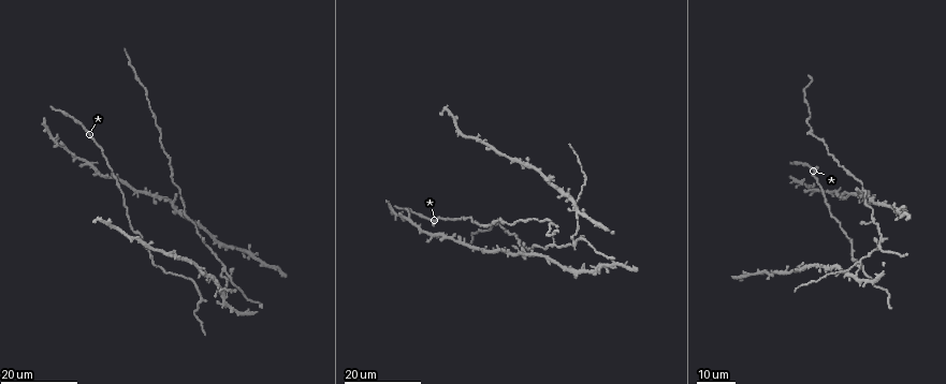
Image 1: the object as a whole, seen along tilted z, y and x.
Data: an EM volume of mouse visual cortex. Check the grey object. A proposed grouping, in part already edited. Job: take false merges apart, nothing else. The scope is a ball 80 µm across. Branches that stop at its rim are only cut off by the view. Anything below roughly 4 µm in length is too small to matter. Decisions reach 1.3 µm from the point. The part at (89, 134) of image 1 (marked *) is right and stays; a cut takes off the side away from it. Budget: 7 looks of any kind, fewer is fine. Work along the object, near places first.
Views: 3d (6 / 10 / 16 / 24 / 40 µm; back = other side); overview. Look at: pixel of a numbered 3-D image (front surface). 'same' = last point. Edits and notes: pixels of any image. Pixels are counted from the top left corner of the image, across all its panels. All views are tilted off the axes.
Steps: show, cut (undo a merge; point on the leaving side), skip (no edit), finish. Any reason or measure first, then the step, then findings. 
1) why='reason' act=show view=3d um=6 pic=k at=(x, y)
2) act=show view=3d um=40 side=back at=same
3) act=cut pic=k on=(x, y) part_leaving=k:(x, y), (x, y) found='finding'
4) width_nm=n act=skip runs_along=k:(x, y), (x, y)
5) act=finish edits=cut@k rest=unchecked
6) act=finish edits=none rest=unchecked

why='side arm on a straight run' act=show view=3d um=16 pic=1 at=(867, 198)

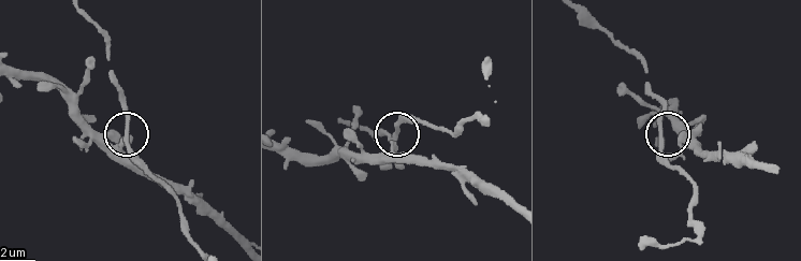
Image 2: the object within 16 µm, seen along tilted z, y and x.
act=show view=3d um=10 pic=2 at=(395, 125)

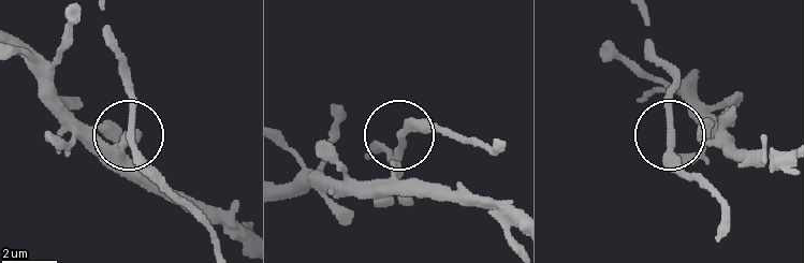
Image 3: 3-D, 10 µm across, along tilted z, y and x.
arms=3 act=skip found='continuous, no second cell'

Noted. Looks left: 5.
act=show view=3d um=16 pic=1 at=(154, 113)

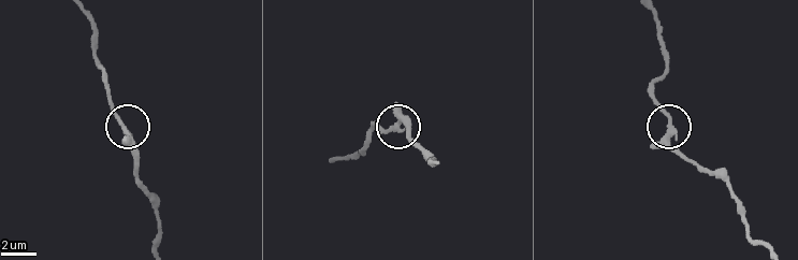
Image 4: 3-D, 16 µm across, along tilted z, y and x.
act=show view=3d um=10 pic=4 at=(671, 127)

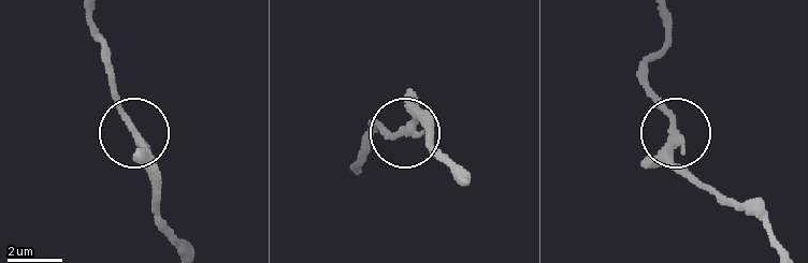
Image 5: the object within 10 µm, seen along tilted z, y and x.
arms=3 act=skip found='one cell here'

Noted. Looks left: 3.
why='a fork' act=show view=3d um=24 pic=1 at=(574, 242)

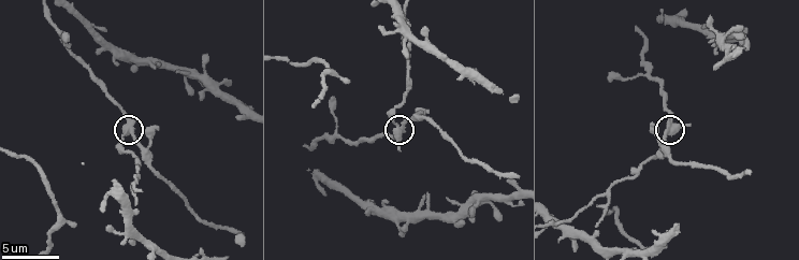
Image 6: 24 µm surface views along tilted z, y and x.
act=show view=3d um=6 pic=6 at=(127, 133)

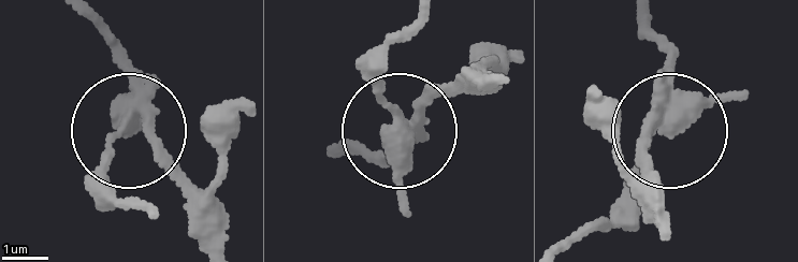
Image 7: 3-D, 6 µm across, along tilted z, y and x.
act=cut pic=7 on=(405, 199) part_leaving=7:(663, 102), (627, 206), (560, 248) found='two cells meet here'

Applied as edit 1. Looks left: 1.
act=finish edits=cut@7 rest=unchecked

